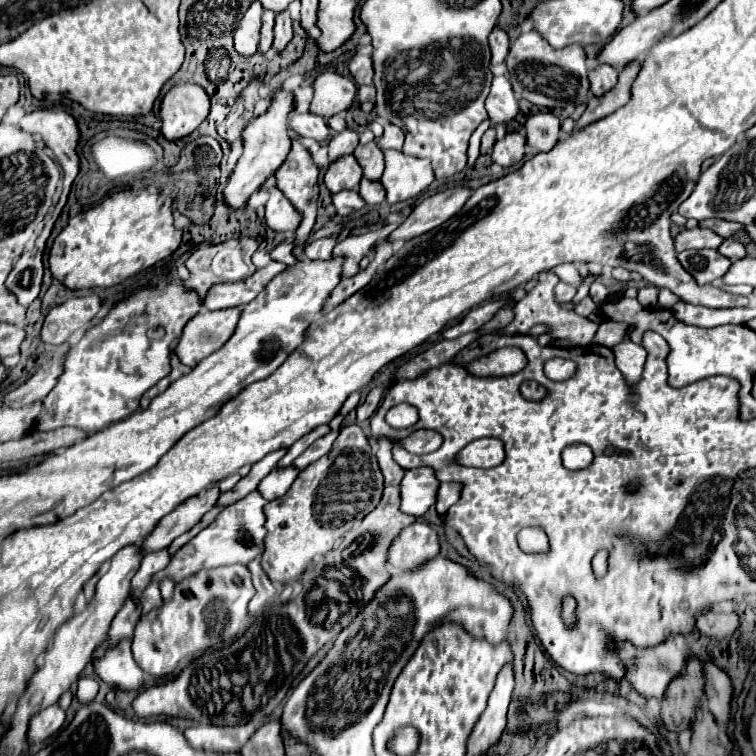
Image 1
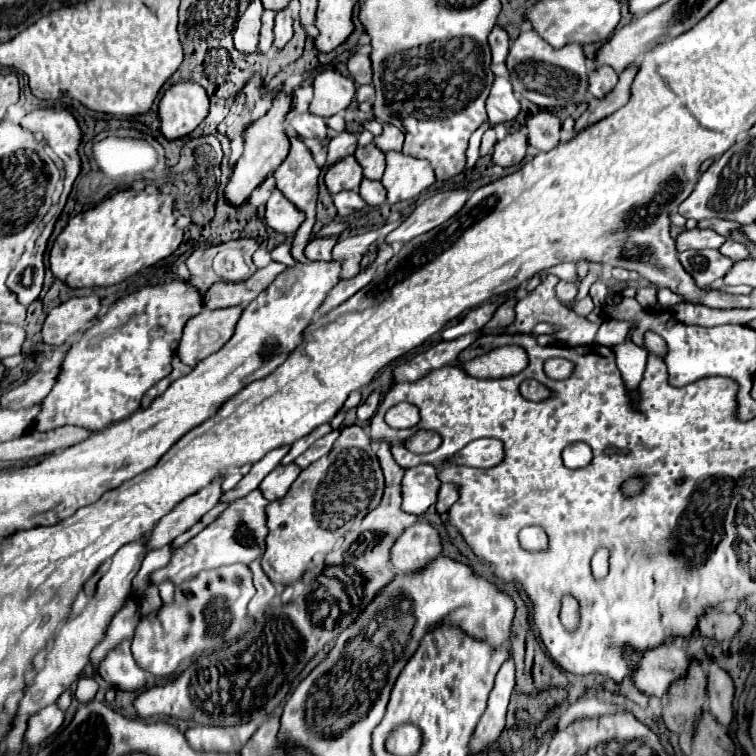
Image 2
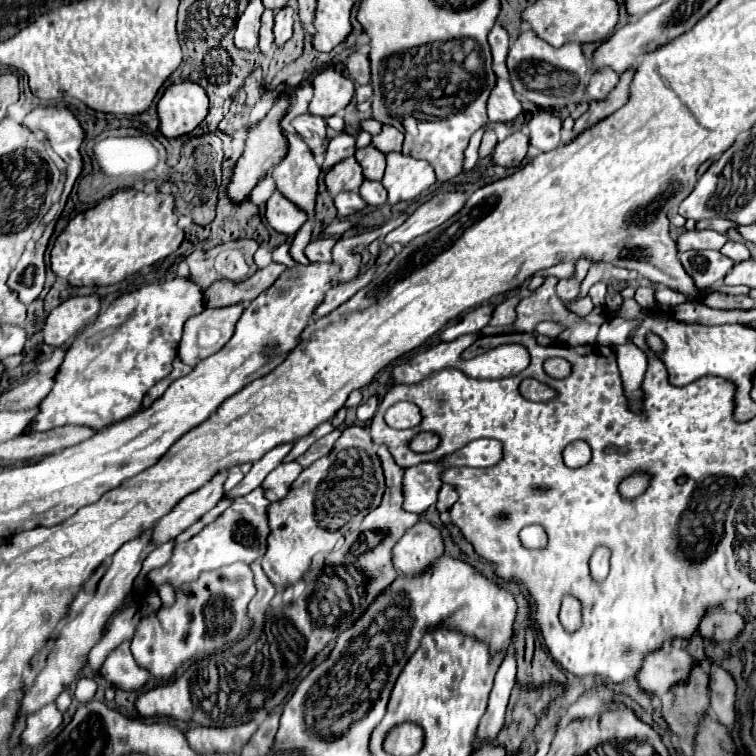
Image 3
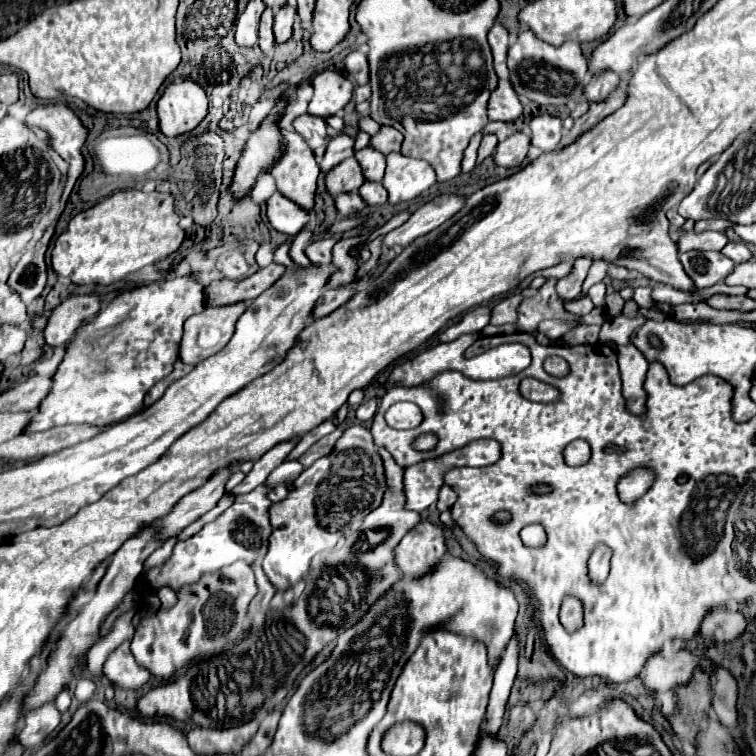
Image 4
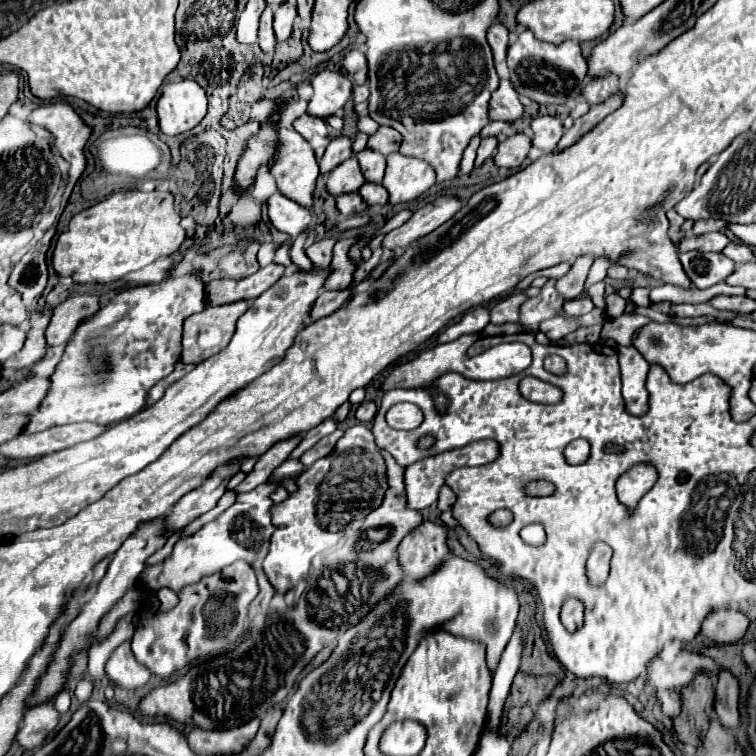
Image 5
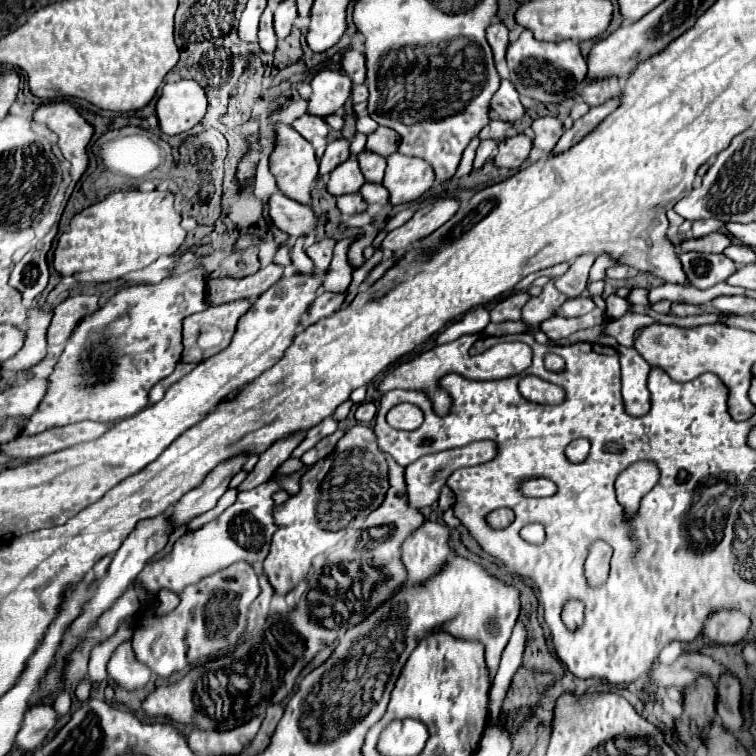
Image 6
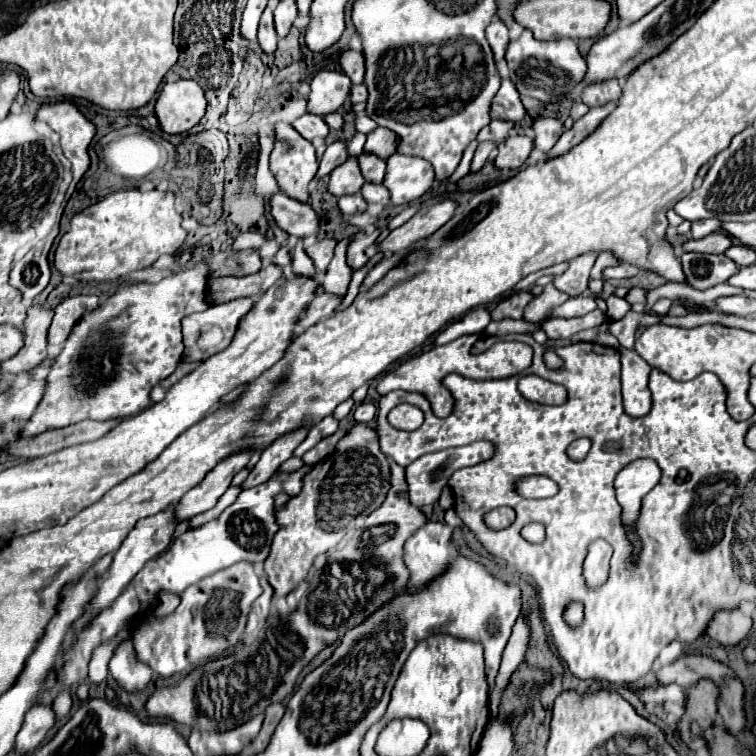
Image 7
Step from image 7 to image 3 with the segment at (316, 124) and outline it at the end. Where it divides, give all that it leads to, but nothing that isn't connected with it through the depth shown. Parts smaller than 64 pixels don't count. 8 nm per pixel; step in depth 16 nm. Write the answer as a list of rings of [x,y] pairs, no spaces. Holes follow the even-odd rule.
[[[300,114],[296,116],[292,122],[292,128],[302,136],[302,138],[312,138],[312,136],[320,136],[326,138],[328,136],[328,124],[324,118],[314,116],[314,114]]]

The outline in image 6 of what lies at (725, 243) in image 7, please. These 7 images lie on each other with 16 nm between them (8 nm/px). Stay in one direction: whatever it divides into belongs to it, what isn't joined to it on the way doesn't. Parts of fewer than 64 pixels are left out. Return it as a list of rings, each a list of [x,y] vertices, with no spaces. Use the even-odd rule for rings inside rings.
[[[710,232],[710,234],[700,236],[700,238],[694,238],[694,236],[684,238],[680,248],[682,248],[682,252],[688,252],[688,250],[696,250],[696,252],[722,252],[728,244],[730,244],[730,238],[724,232]]]

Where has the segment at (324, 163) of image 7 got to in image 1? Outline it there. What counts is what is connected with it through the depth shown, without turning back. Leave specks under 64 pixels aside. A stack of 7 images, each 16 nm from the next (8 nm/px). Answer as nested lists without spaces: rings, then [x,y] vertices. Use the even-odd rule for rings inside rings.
[[[346,128],[346,130],[340,132],[340,134],[336,134],[336,136],[330,140],[330,146],[328,146],[328,150],[330,150],[330,160],[340,158],[342,154],[352,154],[354,148],[356,148],[356,144],[358,144],[358,138],[360,138],[360,134],[358,134],[356,130],[350,130],[350,128]]]

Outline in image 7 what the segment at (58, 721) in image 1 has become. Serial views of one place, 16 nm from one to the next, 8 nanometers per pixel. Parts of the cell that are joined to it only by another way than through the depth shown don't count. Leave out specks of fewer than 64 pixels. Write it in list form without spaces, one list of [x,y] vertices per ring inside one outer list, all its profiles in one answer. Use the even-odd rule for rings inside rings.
[[[36,704],[36,708],[32,708],[32,712],[28,712],[28,716],[24,718],[24,724],[16,736],[16,746],[14,746],[16,752],[28,754],[36,750],[54,724],[56,724],[54,710],[50,706]]]

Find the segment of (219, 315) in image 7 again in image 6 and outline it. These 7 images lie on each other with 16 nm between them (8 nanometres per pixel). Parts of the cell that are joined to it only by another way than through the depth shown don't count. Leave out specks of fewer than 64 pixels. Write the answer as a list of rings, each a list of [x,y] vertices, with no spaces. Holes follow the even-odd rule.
[[[236,300],[224,306],[210,306],[200,314],[184,320],[182,362],[202,362],[224,350],[234,332],[238,318],[250,308],[250,300]]]

